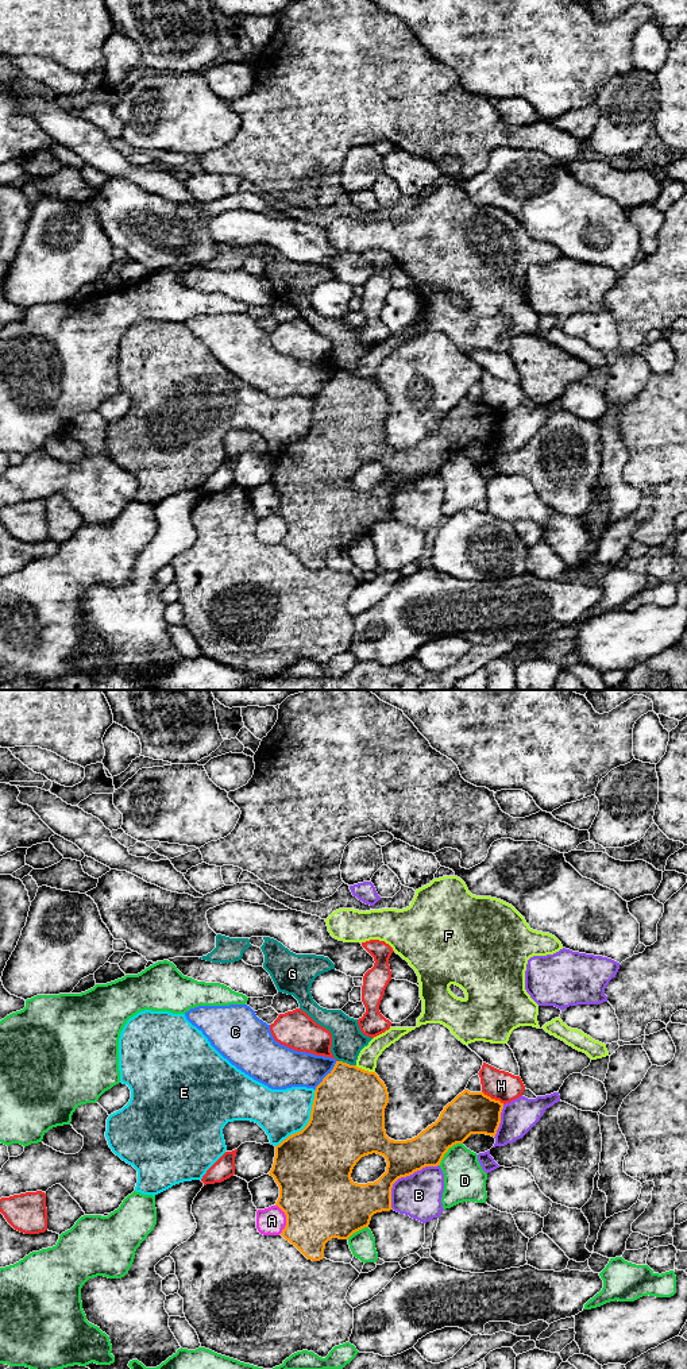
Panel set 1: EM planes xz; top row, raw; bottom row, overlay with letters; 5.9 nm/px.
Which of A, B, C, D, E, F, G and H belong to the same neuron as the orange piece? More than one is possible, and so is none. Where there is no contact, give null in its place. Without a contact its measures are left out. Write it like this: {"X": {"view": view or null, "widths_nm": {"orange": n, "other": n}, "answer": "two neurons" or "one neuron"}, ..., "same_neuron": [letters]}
{"A": {"view": "xz", "widths_nm": {"orange": 460, "other": 170}, "answer": "two neurons"}, "B": {"view": "xz", "widths_nm": {"orange": 200, "other": 260}, "answer": "two neurons"}, "C": {"view": "xz", "widths_nm": {"orange": 440, "other": 240}, "answer": "two neurons"}, "D": {"view": "xz", "widths_nm": {"orange": 240, "other": 260}, "answer": "two neurons"}, "E": {"view": "xz", "widths_nm": {"orange": 440, "other": 280}, "answer": "two neurons"}, "F": {"view": "xz", "widths_nm": {"orange": 440, "other": 120}, "answer": "two neurons"}, "G": {"view": "xz", "widths_nm": {"orange": 420, "other": 190}, "answer": "two neurons"}, "H": {"view": "xz", "widths_nm": {"orange": 260, "other": 180}, "answer": "two neurons"}, "same_neuron": []}

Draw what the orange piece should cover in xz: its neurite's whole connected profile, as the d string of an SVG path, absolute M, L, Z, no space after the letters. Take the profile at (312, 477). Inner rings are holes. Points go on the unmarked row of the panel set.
M336 370L333 378L316 396L308 433L275 455L274 473L269 483L274 486L279 495L279 506L275 514L286 524L286 535L281 544L308 568L323 568L325 552L329 548L348 548L354 541L368 536L374 522L393 518L391 497L398 487L410 485L425 475L440 474L448 458L456 452L463 452L471 443L495 446L503 417L503 412L491 408L483 401L464 398L444 416L439 428L417 446L406 450L394 450L386 444L385 439L385 417L387 412L387 397L375 381ZM373 462L386 467L386 481L374 491L354 491L351 487L354 475L362 466Z

